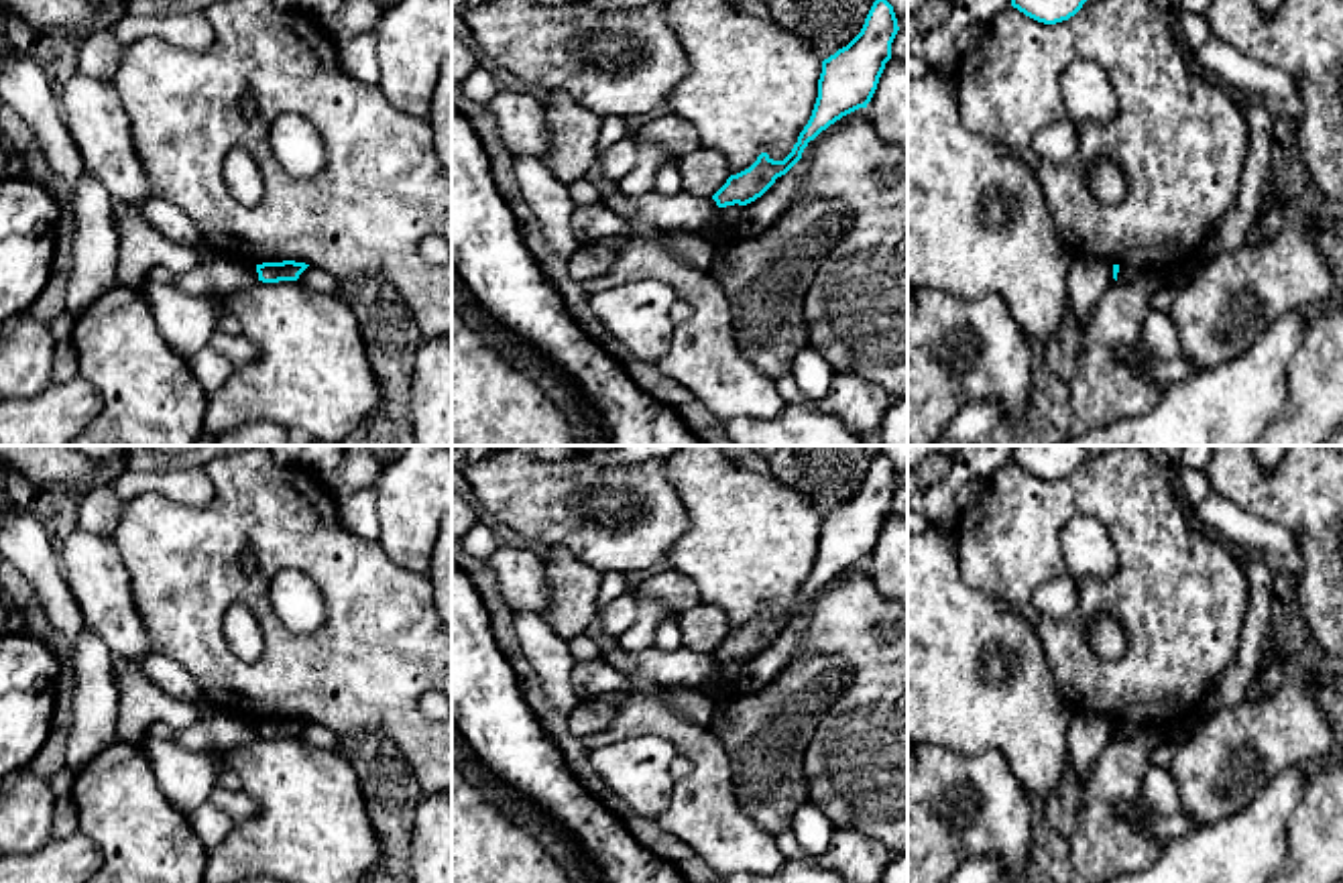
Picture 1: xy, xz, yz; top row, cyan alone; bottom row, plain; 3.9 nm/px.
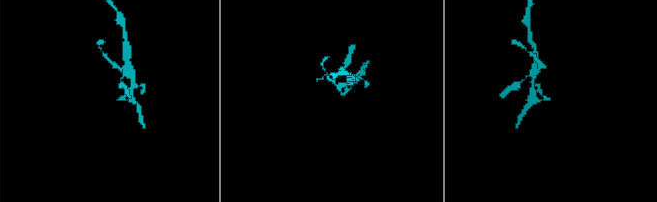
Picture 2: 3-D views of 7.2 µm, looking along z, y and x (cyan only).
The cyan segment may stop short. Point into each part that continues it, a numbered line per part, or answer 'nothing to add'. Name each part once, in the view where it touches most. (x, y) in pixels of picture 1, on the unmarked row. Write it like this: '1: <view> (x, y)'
nothing to add

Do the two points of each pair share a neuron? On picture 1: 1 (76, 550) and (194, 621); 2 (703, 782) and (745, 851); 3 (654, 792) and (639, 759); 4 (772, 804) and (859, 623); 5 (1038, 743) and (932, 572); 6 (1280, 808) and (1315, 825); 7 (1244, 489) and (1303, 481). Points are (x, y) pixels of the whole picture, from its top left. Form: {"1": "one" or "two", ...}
{"1": "two", "2": "one", "3": "one", "4": "two", "5": "one", "6": "two", "7": "one"}

